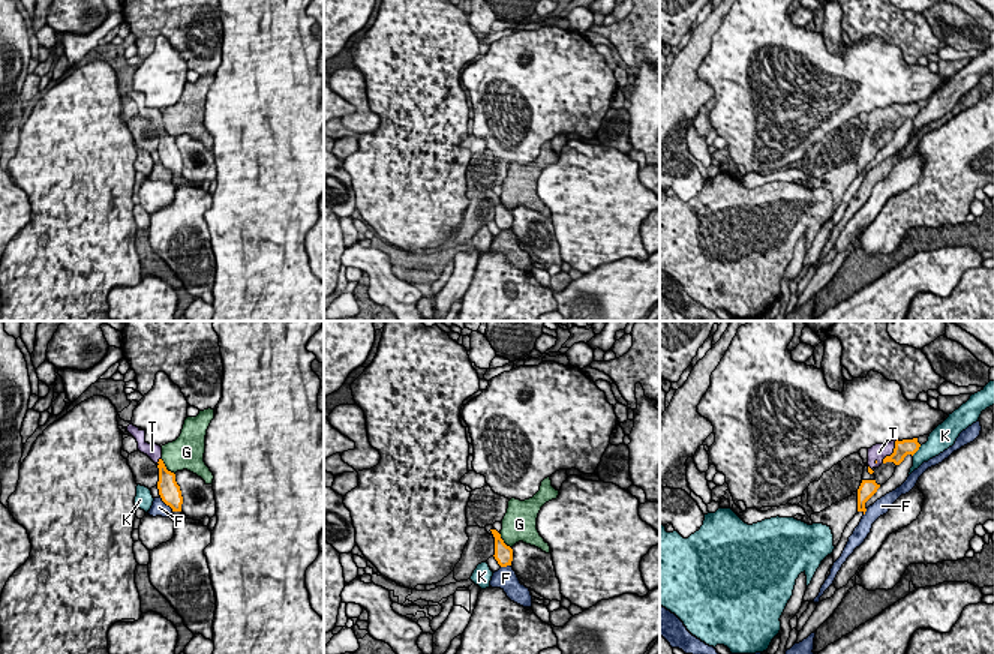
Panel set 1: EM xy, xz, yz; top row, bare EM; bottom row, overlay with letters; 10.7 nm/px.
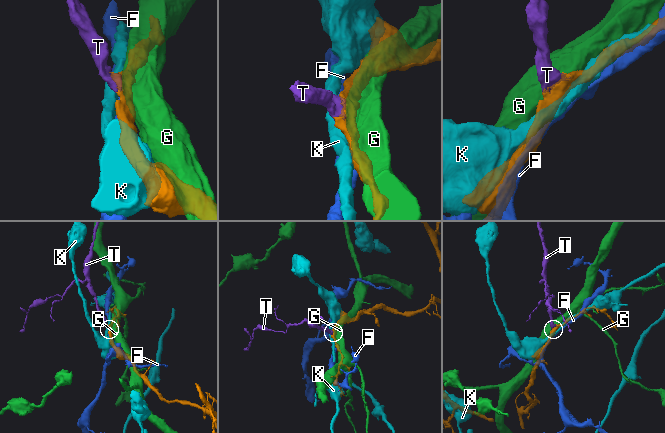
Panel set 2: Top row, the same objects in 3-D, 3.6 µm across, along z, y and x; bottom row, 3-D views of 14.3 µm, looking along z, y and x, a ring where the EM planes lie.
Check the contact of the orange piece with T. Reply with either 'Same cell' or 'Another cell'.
Same cell

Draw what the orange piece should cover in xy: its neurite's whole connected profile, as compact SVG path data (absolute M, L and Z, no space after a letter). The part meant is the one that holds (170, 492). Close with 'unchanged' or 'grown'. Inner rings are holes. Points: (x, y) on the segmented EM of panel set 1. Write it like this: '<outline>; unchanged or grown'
M132 422L129 423L127 432L136 440L138 450L147 454L159 468L157 489L162 501L169 506L172 512L181 512L181 490L175 482L175 474L168 471L162 460L162 447L157 444L148 444L145 441L145 430L133 426Z; grown

